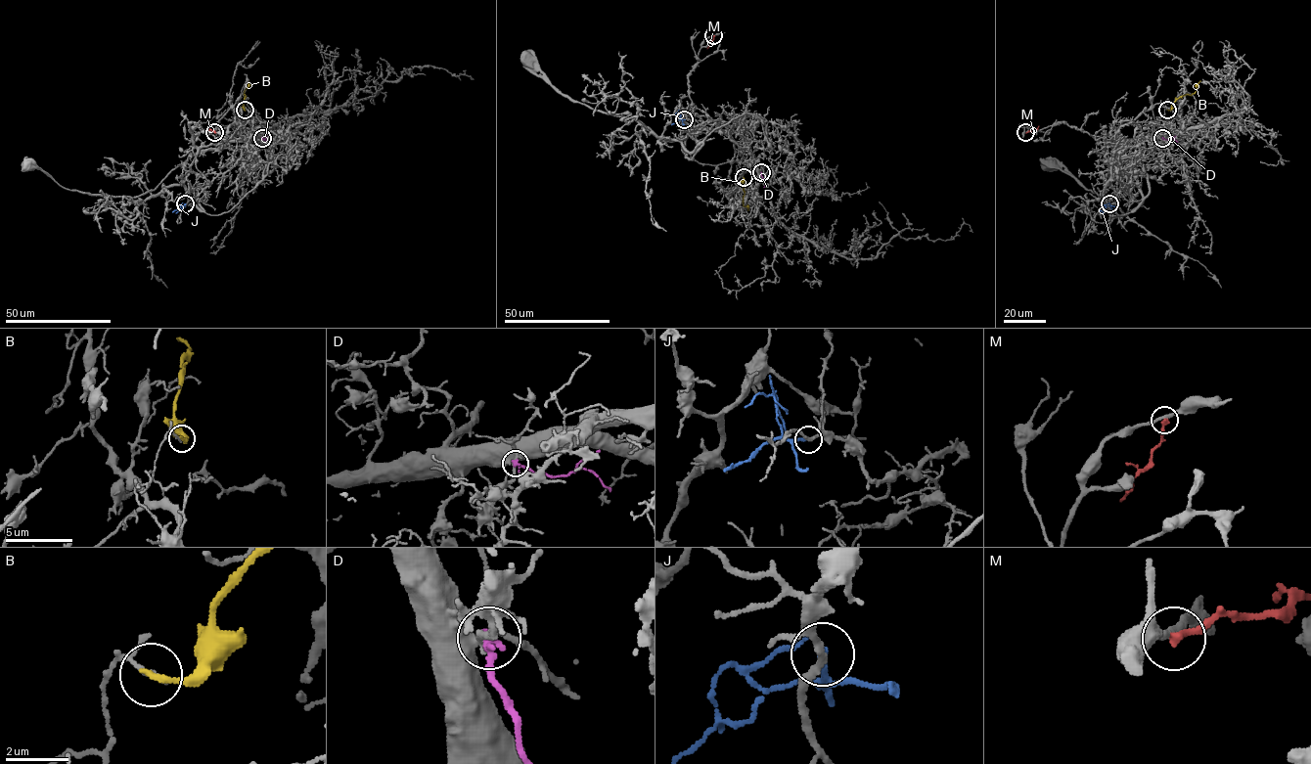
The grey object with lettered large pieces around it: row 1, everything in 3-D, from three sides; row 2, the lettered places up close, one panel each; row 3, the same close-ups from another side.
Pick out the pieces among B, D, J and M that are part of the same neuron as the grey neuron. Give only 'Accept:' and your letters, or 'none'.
Accept: J

